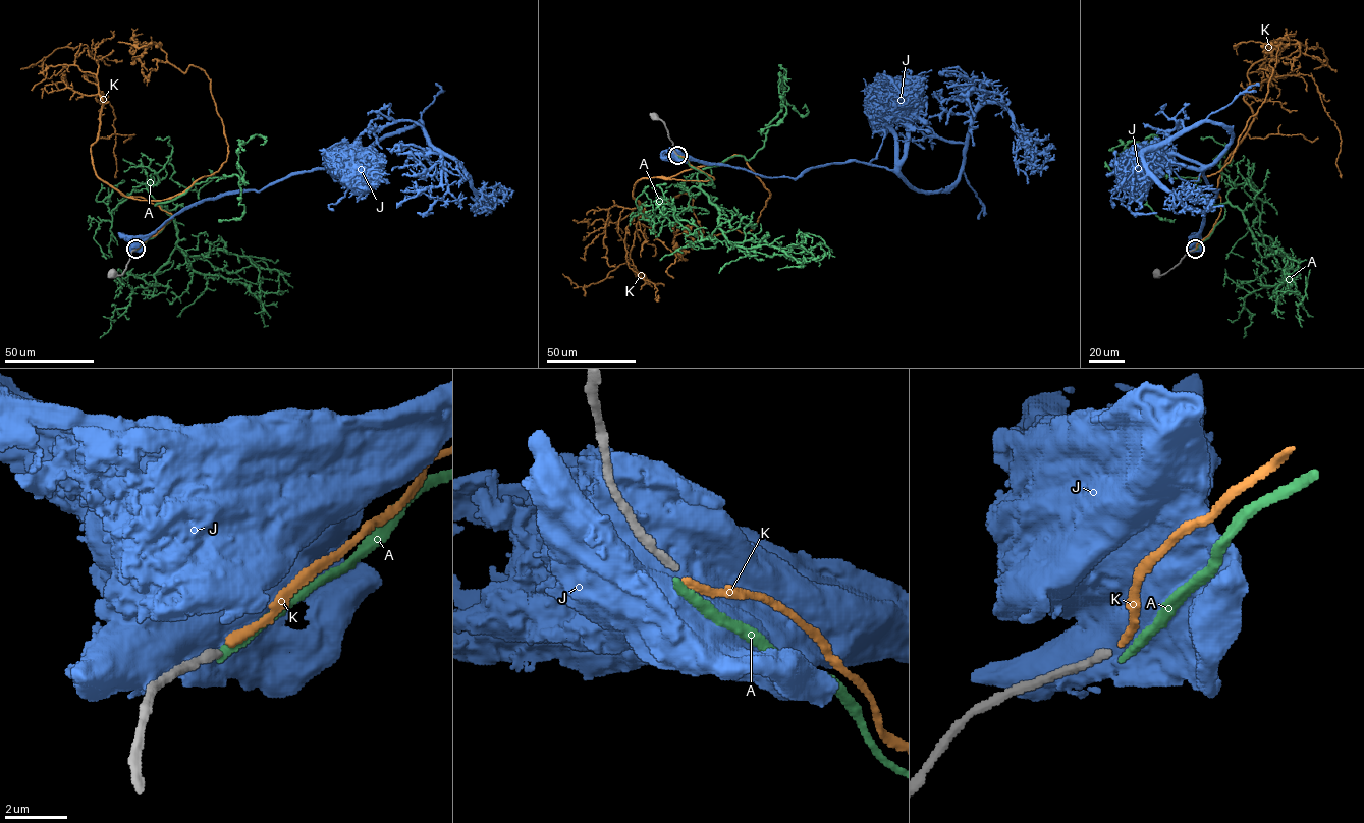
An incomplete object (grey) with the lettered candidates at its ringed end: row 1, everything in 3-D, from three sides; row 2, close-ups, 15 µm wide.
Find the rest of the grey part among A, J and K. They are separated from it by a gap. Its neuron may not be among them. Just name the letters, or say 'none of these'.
K

